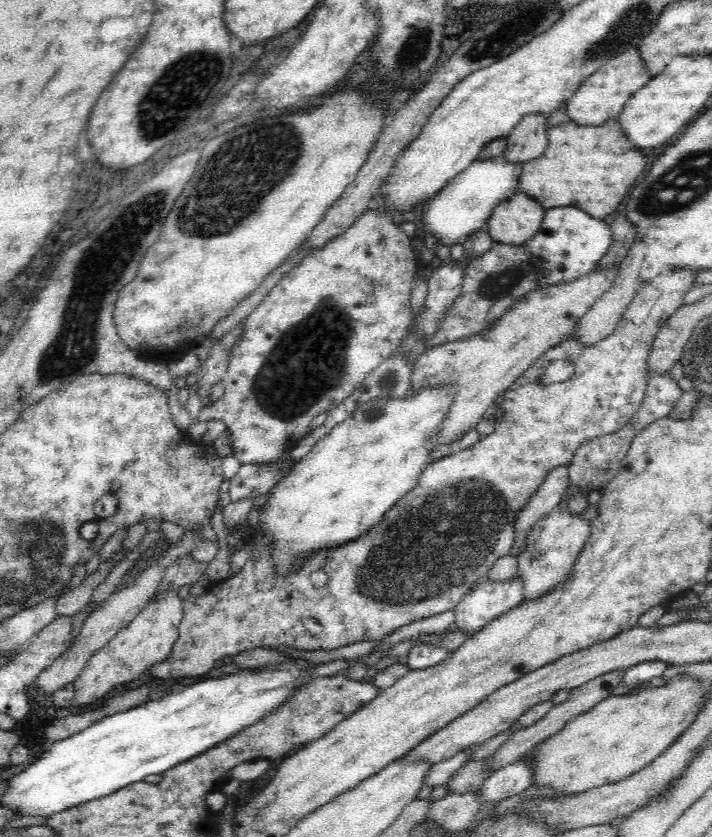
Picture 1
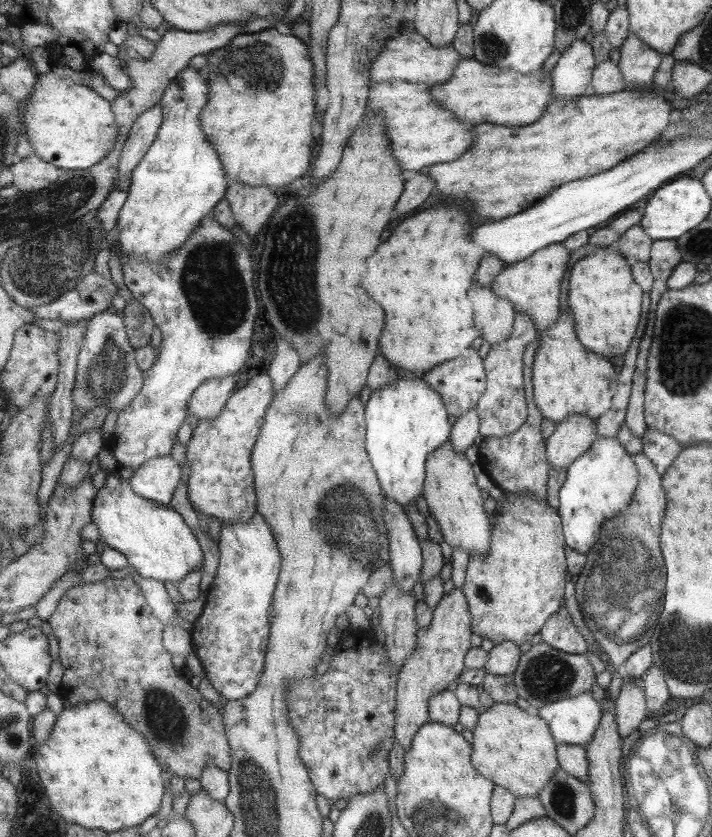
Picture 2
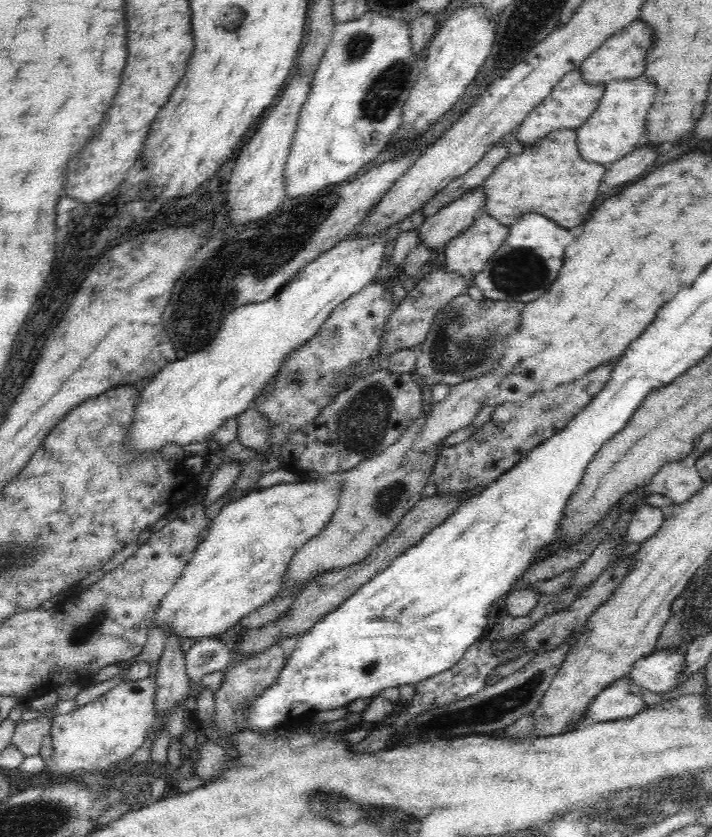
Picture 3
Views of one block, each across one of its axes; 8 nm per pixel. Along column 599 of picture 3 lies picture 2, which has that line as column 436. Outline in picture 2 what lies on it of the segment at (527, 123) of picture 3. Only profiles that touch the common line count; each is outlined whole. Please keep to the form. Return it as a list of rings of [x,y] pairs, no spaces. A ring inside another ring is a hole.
[[[462,58],[450,80],[431,86],[431,96],[453,112],[467,126],[491,124],[523,126],[542,118],[547,103],[554,98],[554,85],[550,72],[543,78],[541,71],[527,75],[487,66],[473,58]]]

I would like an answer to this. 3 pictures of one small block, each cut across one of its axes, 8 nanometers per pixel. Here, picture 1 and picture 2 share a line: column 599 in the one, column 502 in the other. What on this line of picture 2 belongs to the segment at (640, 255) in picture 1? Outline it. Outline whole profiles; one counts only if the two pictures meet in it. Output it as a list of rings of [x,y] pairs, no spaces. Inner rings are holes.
[[[482,284],[471,288],[471,298],[469,299],[473,304],[476,327],[482,333],[482,342],[489,342],[492,346],[497,342],[507,340],[512,331],[516,314],[513,304],[505,298],[495,296],[489,287],[484,288]]]

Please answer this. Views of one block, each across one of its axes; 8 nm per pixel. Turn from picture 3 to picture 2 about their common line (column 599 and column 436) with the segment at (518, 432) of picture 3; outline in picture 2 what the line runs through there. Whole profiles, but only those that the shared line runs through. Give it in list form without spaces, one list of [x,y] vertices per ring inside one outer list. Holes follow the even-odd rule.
[[[469,347],[453,360],[430,368],[423,374],[423,380],[442,397],[447,412],[450,412],[453,418],[460,417],[465,411],[474,408],[486,387],[483,360],[477,354],[477,350]]]

